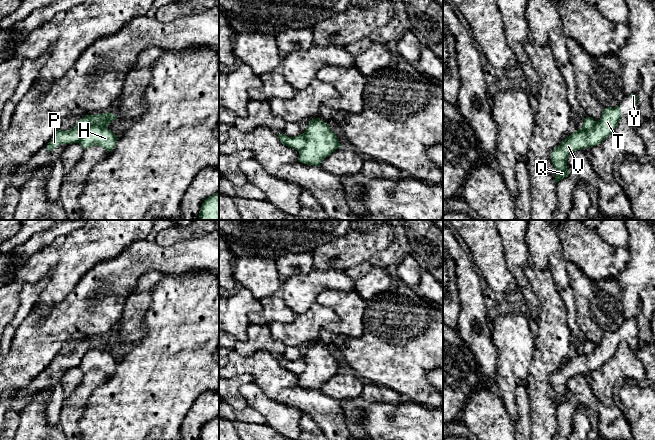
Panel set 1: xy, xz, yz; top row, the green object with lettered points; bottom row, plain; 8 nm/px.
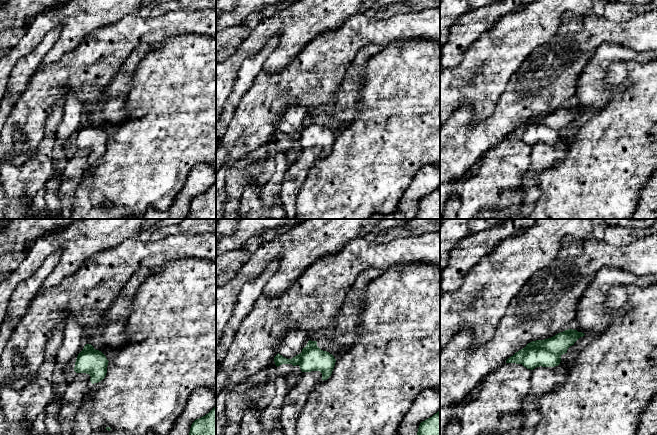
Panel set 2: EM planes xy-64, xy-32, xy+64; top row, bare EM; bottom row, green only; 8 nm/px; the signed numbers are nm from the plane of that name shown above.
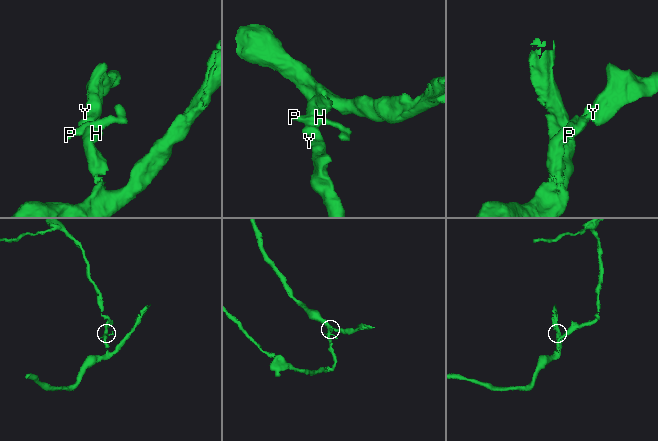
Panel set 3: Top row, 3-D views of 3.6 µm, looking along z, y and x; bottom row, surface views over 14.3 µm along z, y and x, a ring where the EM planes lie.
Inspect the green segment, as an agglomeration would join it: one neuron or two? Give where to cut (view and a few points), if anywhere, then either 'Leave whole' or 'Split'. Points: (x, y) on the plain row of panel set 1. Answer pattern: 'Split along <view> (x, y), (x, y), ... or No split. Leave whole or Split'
Split along xy (106, 350), (89, 349), (77, 366). Split

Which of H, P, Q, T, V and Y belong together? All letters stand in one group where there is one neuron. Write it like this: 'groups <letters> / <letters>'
groups H Q T V Y / P

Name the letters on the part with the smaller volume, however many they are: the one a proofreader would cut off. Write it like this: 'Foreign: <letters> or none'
Foreign: P

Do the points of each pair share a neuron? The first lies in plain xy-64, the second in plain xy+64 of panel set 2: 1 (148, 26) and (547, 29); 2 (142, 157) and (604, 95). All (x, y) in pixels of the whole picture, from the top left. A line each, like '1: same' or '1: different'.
1: different
2: different

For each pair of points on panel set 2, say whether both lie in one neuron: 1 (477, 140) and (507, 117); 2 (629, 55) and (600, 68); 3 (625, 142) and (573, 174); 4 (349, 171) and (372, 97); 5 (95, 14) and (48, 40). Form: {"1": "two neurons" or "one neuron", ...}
{"1": "one neuron", "2": "one neuron", "3": "one neuron", "4": "one neuron", "5": "two neurons"}

